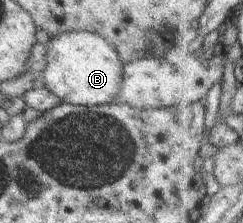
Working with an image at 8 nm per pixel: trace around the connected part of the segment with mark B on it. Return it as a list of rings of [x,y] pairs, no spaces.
[[[87,31],[63,32],[47,42],[47,64],[43,70],[45,88],[61,103],[93,107],[110,105],[121,88],[123,62],[115,48],[99,34]]]

